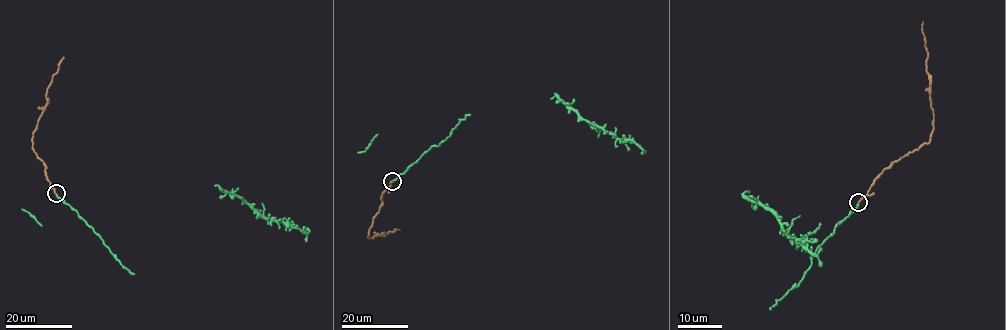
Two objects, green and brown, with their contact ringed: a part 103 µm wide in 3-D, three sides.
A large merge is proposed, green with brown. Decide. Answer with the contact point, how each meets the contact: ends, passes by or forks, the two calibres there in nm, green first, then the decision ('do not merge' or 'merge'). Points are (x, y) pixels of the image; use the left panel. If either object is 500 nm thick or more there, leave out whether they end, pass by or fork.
place (56, 193); green ends; brown ends; calibres 240 and 190 nm; do not merge

